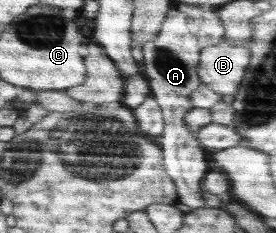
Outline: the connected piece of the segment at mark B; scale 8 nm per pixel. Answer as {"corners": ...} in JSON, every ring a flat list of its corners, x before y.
{"corners":[[212,45,200,53,198,75,204,85,220,95,232,95,238,91,244,71,250,63,250,51,244,45]]}

